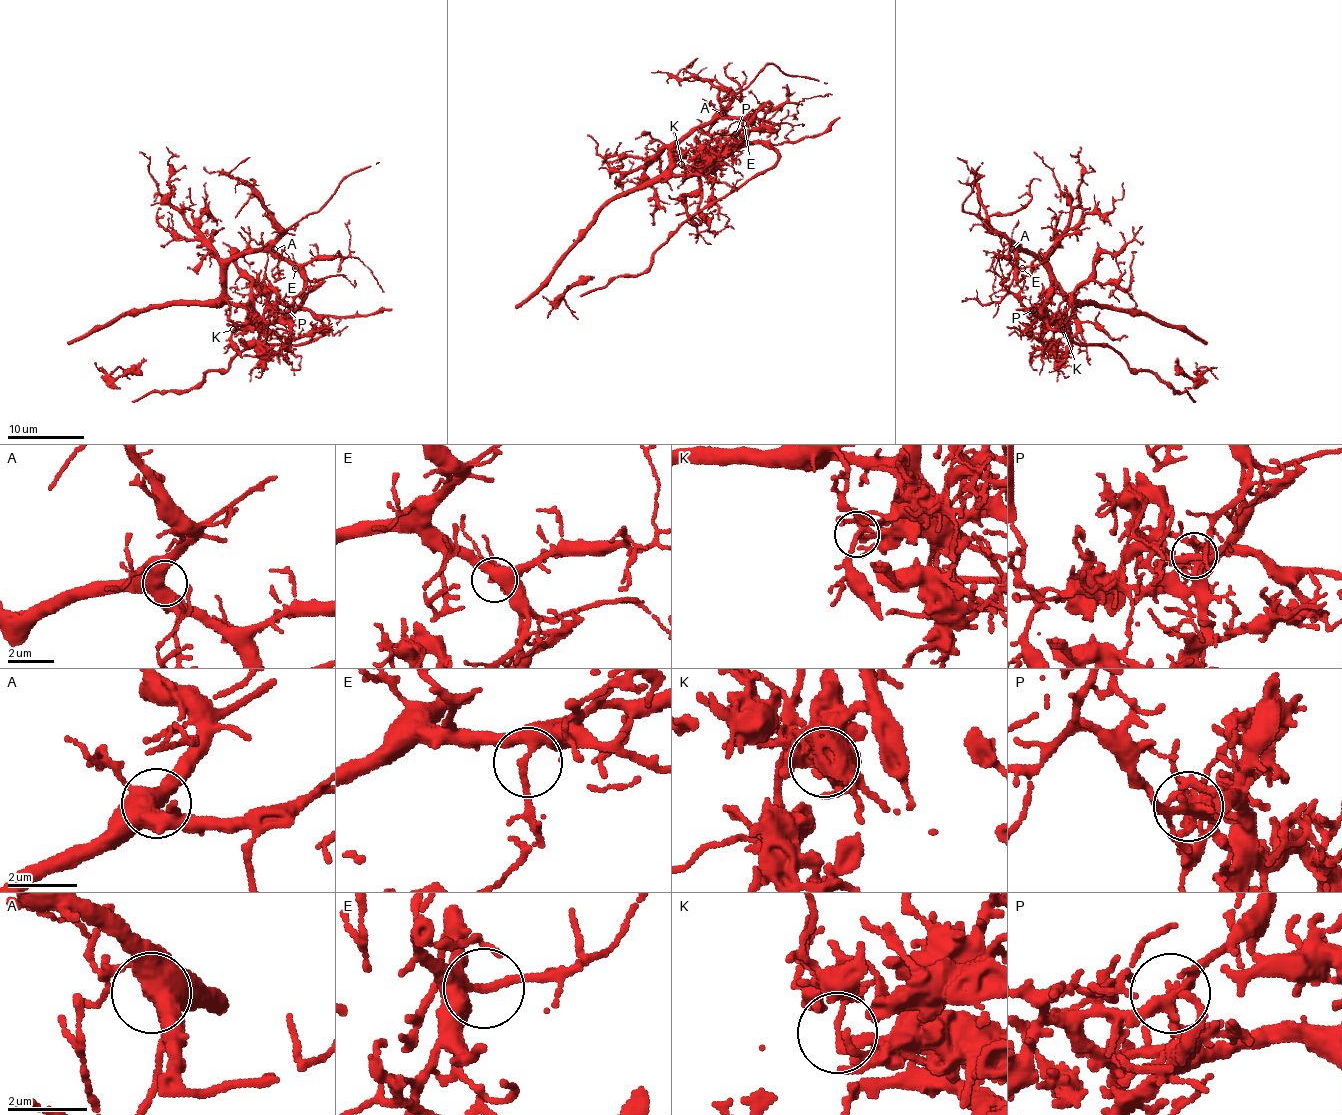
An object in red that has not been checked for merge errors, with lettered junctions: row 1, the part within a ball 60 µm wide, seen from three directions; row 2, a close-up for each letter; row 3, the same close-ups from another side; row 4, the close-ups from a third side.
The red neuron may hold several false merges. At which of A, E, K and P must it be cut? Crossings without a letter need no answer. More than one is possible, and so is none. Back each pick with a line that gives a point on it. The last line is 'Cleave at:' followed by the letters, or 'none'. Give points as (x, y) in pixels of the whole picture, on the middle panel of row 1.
K: (681, 164)
Cleave at: K

